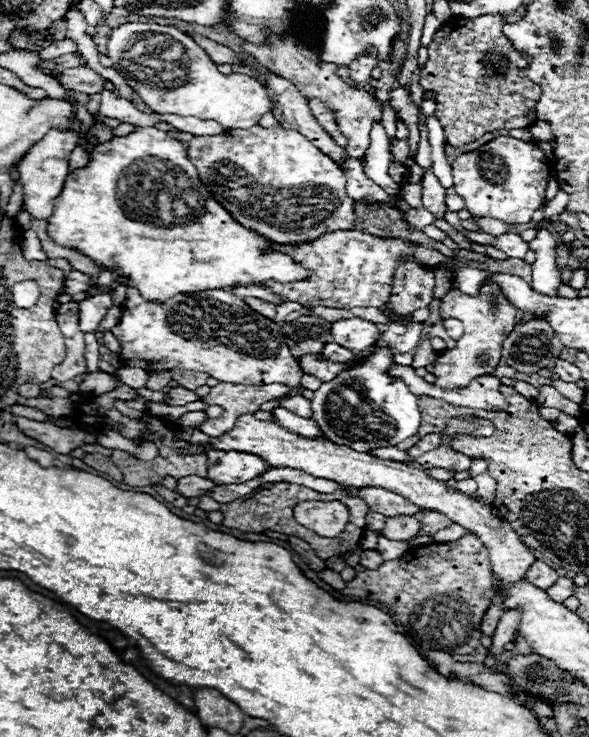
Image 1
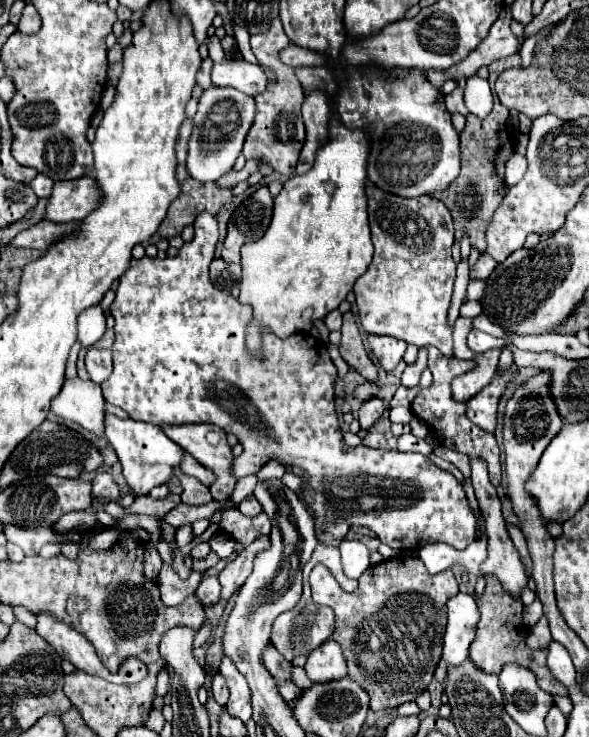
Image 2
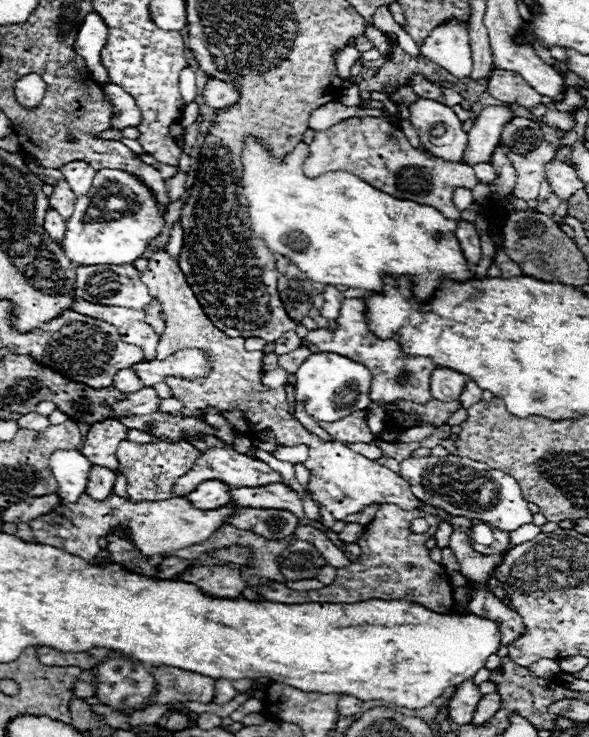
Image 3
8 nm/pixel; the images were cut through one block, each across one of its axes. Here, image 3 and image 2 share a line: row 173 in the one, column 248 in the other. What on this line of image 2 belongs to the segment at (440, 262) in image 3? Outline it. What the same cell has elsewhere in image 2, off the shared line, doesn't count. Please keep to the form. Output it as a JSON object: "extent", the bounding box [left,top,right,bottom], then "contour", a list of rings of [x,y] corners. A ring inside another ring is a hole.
{"extent":[238,112,372,352],"contour":[[[332,112],[328,124],[328,140],[318,148],[314,166],[303,175],[292,175],[274,198],[274,216],[266,234],[242,248],[242,282],[238,300],[254,308],[254,322],[248,328],[248,350],[258,352],[260,330],[270,328],[284,338],[300,330],[310,330],[312,320],[322,320],[352,290],[356,278],[364,274],[372,262],[372,240],[368,228],[366,168],[370,154],[370,136],[364,130],[350,130]]]}

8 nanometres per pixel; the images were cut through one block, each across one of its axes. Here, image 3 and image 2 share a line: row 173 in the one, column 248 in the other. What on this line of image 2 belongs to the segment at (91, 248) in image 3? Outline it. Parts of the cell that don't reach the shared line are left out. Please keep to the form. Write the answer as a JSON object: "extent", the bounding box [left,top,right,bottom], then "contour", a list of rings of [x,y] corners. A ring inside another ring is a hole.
{"extent":[186,88,254,182],"contour":[[[210,88],[210,92],[204,90],[204,94],[200,96],[198,112],[194,116],[194,132],[188,142],[186,166],[190,176],[194,176],[200,182],[208,182],[218,180],[228,170],[232,170],[234,160],[242,150],[244,136],[252,124],[252,116],[254,116],[254,100],[250,96],[236,92],[232,88]]]}

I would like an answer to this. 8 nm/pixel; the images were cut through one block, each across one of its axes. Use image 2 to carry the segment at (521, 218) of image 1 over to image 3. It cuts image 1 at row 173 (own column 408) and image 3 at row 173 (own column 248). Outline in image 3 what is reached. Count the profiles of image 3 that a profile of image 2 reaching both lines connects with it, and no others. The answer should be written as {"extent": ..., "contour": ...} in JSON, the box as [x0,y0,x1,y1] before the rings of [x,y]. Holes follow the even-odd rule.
{"extent":[304,116,478,220],"contour":[[[364,116],[348,118],[334,124],[328,130],[314,134],[310,144],[310,156],[304,162],[304,172],[312,178],[324,172],[352,172],[364,178],[370,186],[376,186],[390,196],[400,200],[412,200],[418,204],[428,204],[440,210],[446,218],[458,220],[460,212],[452,202],[456,188],[472,190],[478,184],[474,170],[466,164],[448,162],[434,156],[430,150],[416,150],[404,136],[402,130],[394,128],[384,116]]]}

